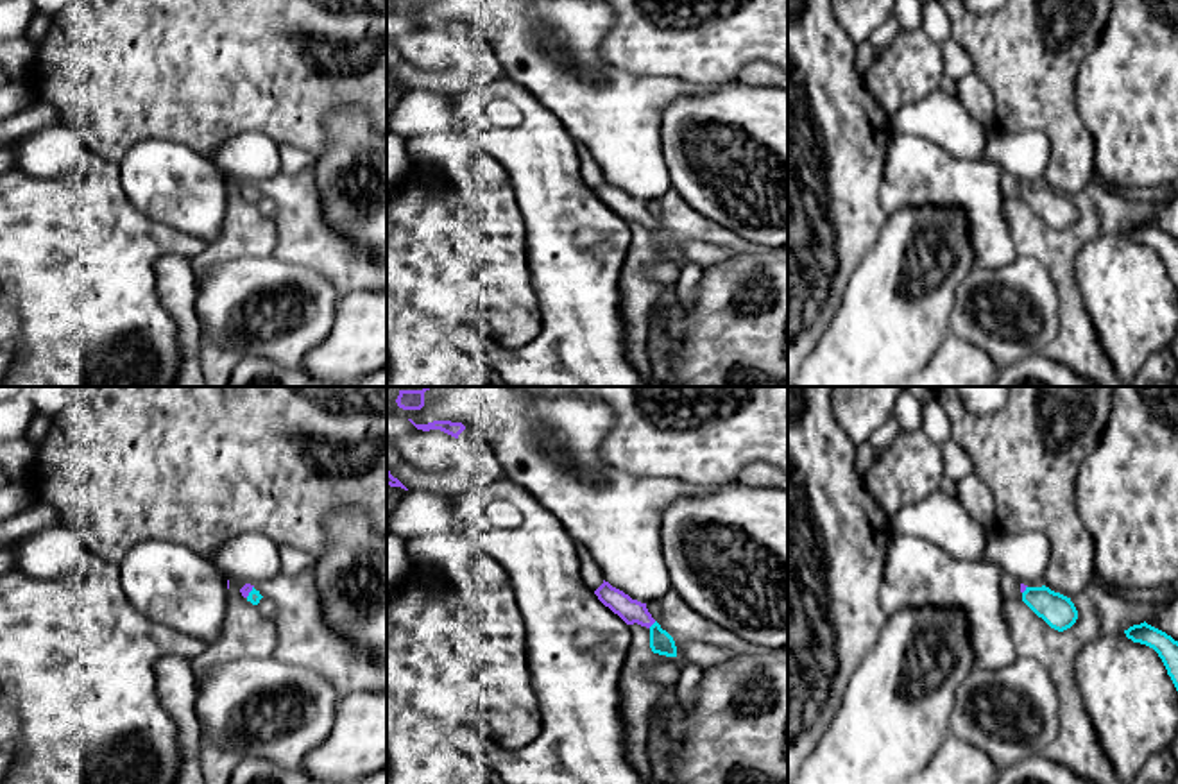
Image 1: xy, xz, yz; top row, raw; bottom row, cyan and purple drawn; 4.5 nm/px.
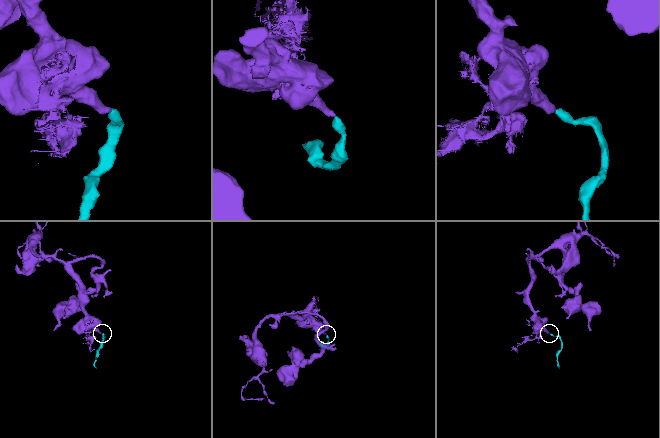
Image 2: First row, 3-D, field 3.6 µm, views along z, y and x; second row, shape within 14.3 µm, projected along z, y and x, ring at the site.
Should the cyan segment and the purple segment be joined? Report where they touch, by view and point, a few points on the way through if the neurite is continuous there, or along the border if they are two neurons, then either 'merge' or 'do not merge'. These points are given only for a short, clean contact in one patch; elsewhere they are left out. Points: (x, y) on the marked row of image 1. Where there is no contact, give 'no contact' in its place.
xz (654, 623) | across xz (661, 641), (654, 623), (631, 611) | merge

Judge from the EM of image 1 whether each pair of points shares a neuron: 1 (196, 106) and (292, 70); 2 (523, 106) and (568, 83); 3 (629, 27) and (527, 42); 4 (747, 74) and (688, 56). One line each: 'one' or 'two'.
1: one
2: two
3: two
4: two

